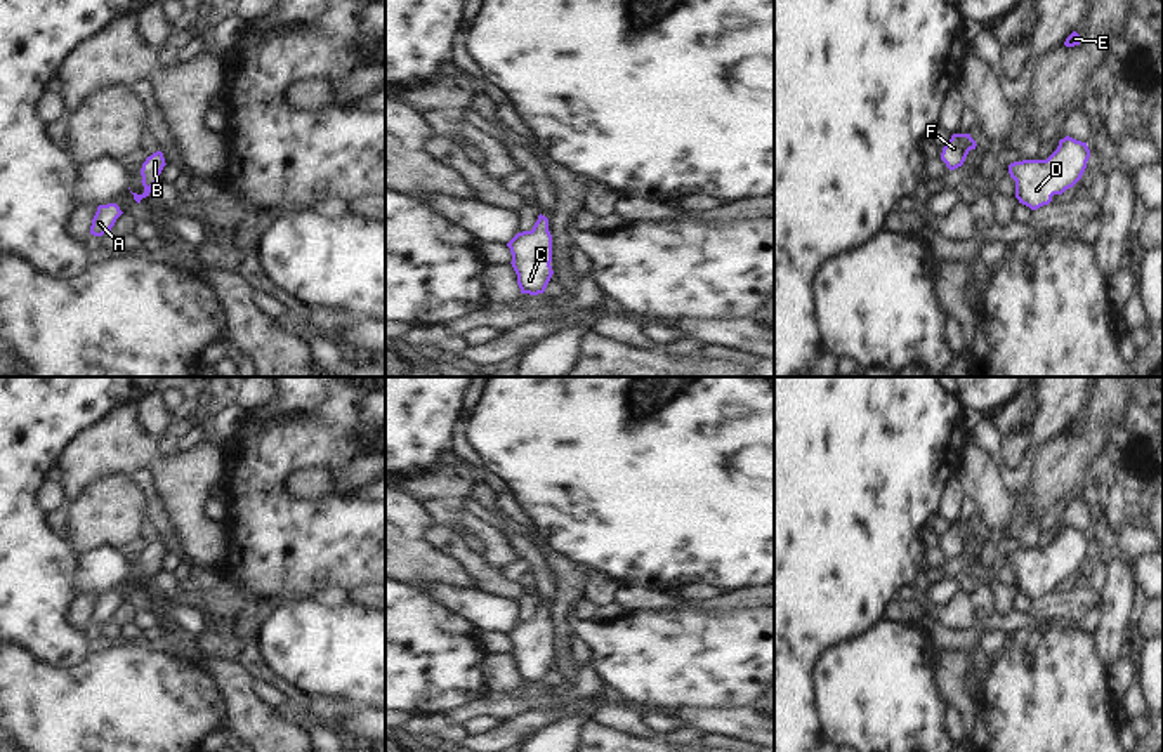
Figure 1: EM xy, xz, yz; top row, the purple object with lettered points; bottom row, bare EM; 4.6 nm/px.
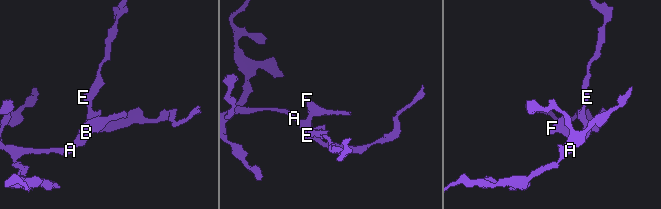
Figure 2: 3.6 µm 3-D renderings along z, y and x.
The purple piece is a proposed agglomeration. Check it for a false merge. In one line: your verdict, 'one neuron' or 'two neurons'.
one neuron

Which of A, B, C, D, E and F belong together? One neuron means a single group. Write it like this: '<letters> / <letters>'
A B C D E F

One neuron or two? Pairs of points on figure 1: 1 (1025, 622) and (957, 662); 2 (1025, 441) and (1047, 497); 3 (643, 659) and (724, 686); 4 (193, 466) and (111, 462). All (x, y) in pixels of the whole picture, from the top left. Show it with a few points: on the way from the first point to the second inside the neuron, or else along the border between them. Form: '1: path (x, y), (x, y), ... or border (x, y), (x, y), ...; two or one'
1: border (941, 652), (969, 653); two
2: border (1063, 433), (1038, 448); two
3: path (663, 659), (691, 659), (703, 666); one
4: path (172, 466), (160, 466), (153, 459), (132, 459); one

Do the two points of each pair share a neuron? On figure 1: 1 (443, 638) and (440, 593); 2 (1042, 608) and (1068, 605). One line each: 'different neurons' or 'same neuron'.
1: different neurons
2: same neuron

